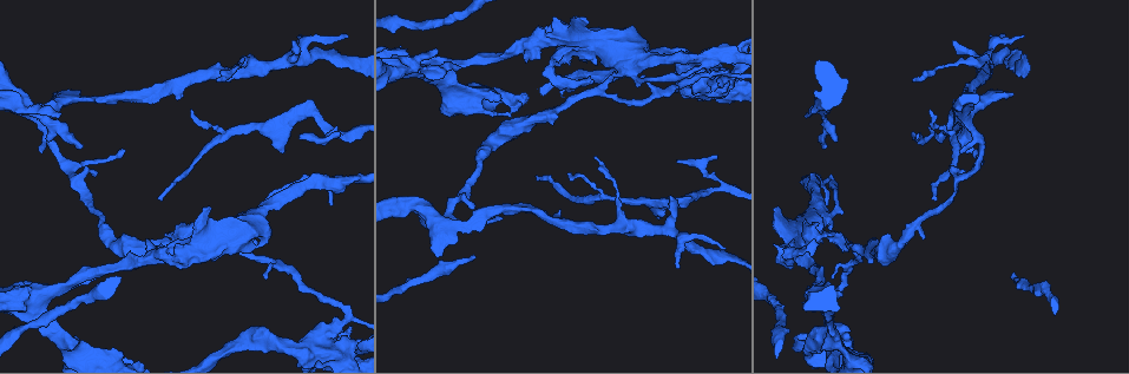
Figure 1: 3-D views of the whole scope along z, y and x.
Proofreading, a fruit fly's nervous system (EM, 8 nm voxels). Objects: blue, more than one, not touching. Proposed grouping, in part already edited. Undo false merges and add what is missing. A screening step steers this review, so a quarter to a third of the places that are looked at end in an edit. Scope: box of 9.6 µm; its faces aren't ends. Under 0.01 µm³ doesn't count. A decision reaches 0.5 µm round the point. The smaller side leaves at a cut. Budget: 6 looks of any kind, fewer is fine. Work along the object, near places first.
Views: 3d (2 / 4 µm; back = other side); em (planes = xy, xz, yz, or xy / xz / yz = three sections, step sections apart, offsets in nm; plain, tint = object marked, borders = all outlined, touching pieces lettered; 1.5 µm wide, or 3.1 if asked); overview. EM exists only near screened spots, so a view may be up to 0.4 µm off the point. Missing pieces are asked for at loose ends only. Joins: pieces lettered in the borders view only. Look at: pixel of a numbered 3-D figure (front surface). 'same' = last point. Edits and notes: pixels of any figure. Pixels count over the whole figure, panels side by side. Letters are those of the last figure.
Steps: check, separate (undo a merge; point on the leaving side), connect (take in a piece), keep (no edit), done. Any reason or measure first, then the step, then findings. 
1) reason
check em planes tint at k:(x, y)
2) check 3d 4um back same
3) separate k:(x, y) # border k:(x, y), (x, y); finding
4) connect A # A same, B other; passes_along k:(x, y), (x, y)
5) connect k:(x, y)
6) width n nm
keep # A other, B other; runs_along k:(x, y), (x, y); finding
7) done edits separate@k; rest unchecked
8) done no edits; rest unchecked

check em planes tint at 1:(540, 120)

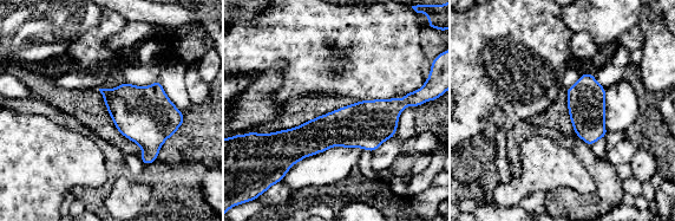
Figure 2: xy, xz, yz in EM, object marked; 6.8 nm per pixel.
what lies round it
check em planes borders same

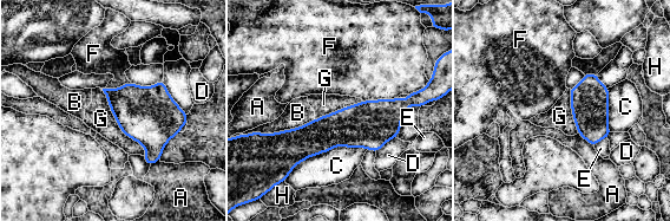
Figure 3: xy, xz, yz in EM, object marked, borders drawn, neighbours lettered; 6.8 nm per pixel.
width 260 nm; longest_contact C 600 nm
keep # A other, B other, C other, D other, E other, F other, G other, H other; continuous, no second neuron

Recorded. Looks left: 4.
tapers out
check em xy step 8 tint at 1:(160, 198)

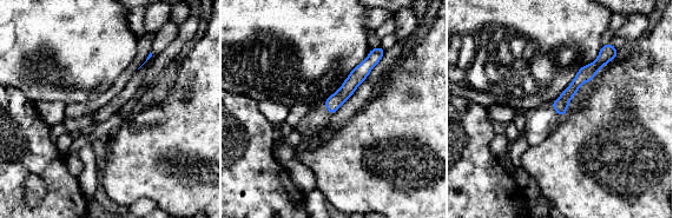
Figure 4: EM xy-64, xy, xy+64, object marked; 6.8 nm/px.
check em planes borders same

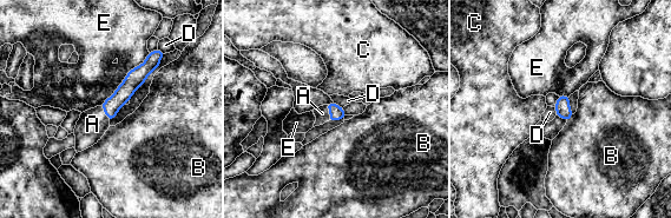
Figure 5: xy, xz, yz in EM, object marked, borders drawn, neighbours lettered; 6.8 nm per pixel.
connect A # A same, B other, C other, D other, E other; passes_along 5:(124, 92), (105, 113), (92, 124); the neuron continues

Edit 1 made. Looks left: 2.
done edits connect@5; rest unchecked

